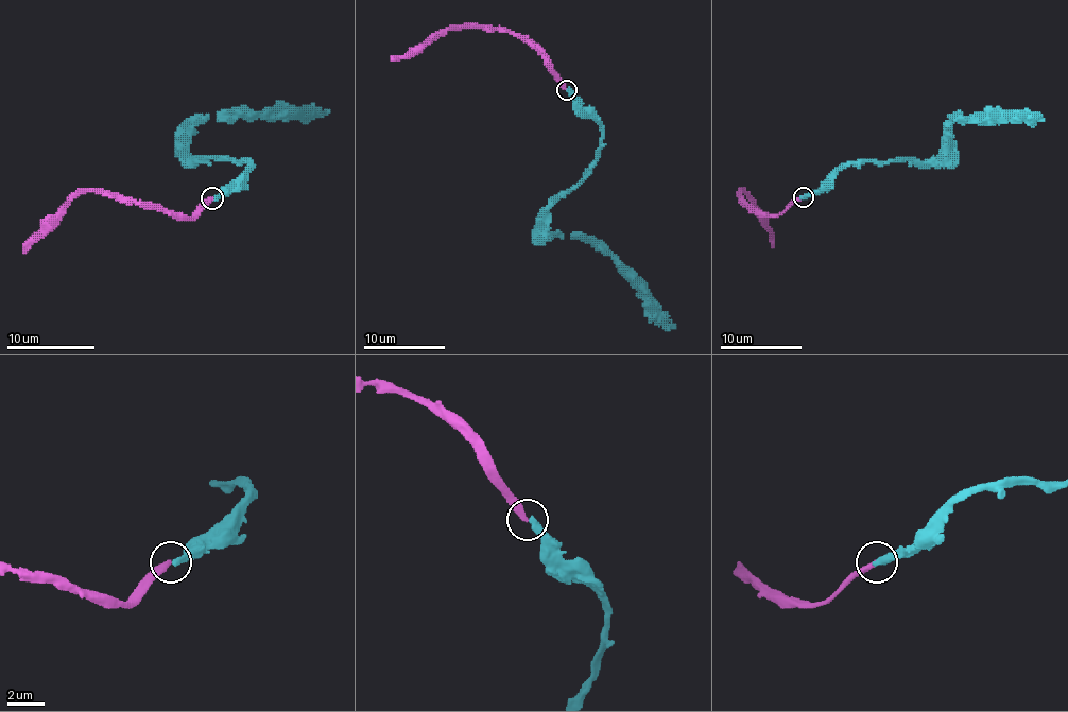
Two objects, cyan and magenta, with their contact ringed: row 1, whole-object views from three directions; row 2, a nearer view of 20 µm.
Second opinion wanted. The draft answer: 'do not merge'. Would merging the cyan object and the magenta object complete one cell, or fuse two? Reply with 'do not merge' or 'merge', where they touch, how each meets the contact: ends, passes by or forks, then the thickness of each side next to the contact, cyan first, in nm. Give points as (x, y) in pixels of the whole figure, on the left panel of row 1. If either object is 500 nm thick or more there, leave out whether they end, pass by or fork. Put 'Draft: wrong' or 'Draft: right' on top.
Draft: wrong
merge | (212, 198) | cyan ends | magenta ends | 340/300 nm

